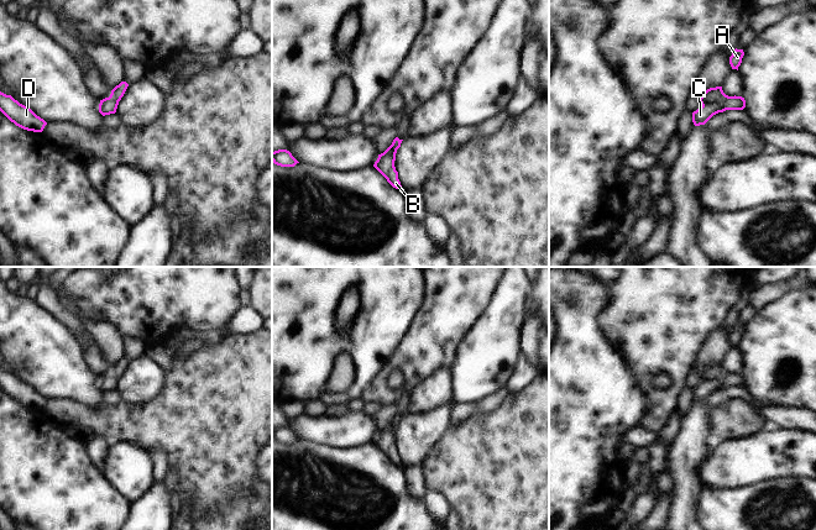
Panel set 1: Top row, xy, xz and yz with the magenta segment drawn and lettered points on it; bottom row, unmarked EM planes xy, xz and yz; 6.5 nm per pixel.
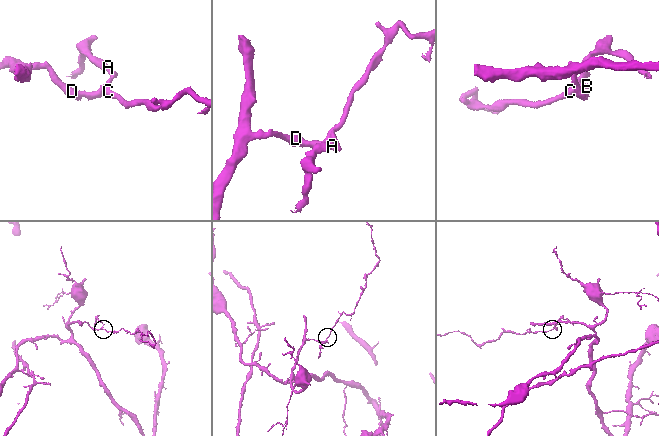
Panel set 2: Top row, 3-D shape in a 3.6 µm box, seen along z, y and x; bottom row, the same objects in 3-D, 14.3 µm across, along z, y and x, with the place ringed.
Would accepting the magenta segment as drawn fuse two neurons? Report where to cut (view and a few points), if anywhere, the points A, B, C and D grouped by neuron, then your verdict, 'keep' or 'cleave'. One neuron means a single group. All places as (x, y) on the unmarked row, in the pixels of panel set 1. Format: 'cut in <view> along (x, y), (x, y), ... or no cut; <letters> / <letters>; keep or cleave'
cut in yz along (728, 373), (702, 382); A / B C D; cleave

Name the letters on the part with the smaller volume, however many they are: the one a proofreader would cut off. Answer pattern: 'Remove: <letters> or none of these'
Remove: A

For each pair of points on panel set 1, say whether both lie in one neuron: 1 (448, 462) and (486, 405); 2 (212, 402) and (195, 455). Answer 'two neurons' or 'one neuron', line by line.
1: two neurons
2: one neuron

